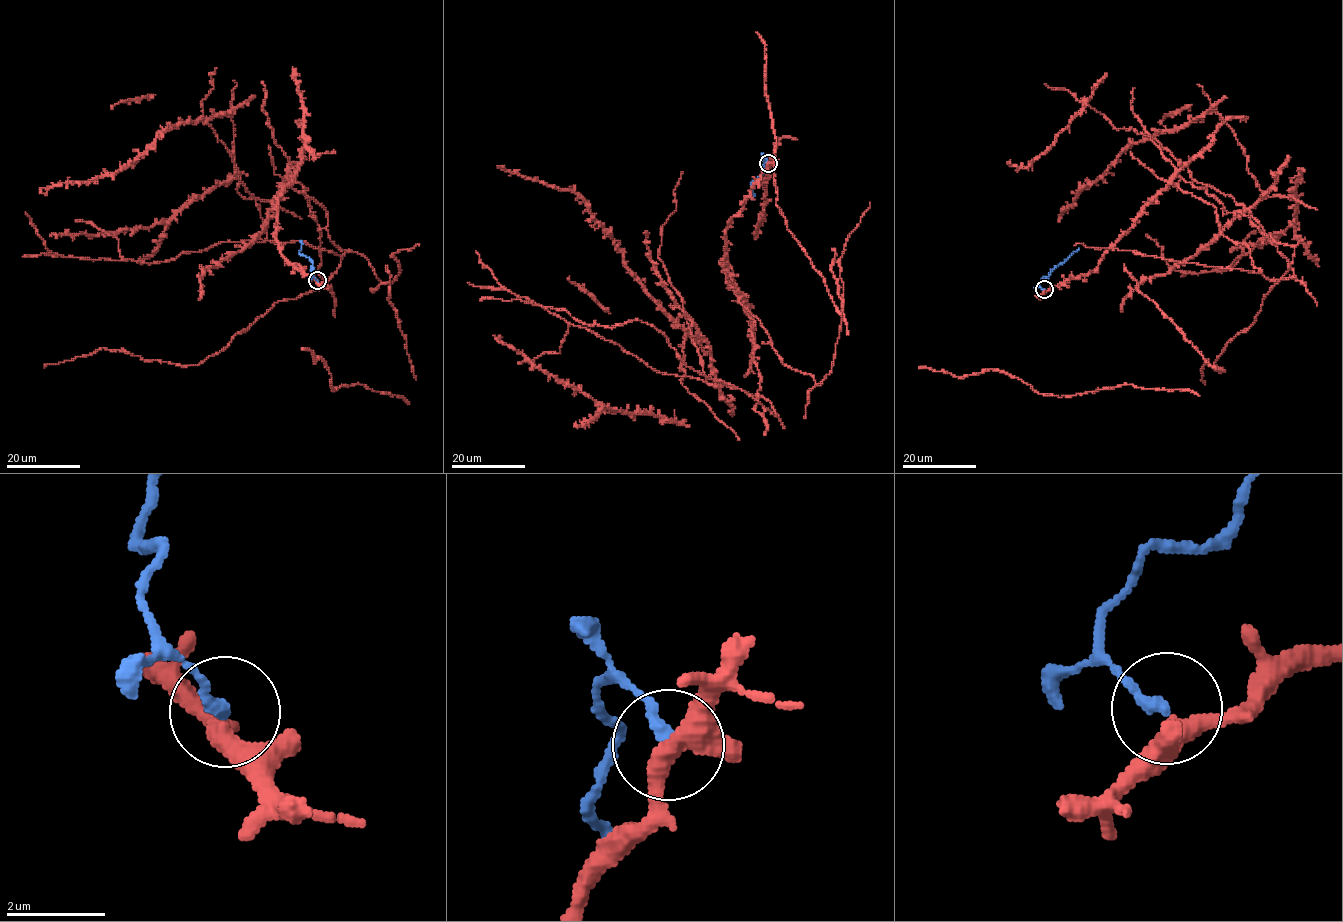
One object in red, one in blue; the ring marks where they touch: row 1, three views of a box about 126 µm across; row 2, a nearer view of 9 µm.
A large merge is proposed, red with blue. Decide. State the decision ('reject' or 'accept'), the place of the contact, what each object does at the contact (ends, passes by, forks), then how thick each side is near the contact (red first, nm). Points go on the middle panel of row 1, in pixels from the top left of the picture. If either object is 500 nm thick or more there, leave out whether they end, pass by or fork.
reject | (768, 163) | red passes by | blue ends | 340/240 nm

